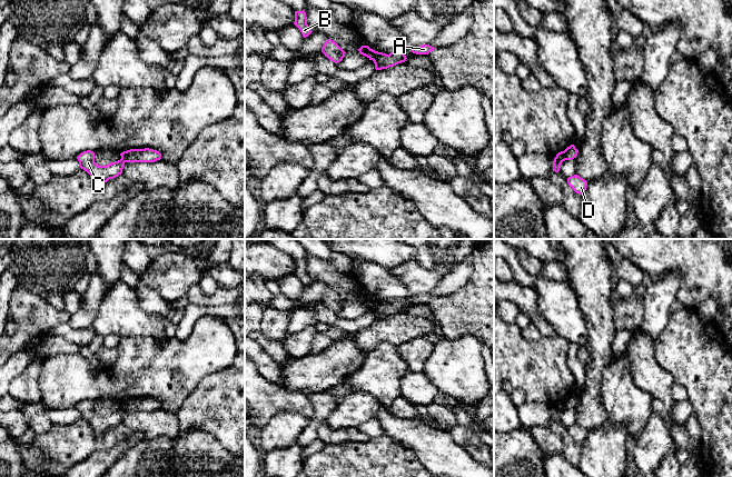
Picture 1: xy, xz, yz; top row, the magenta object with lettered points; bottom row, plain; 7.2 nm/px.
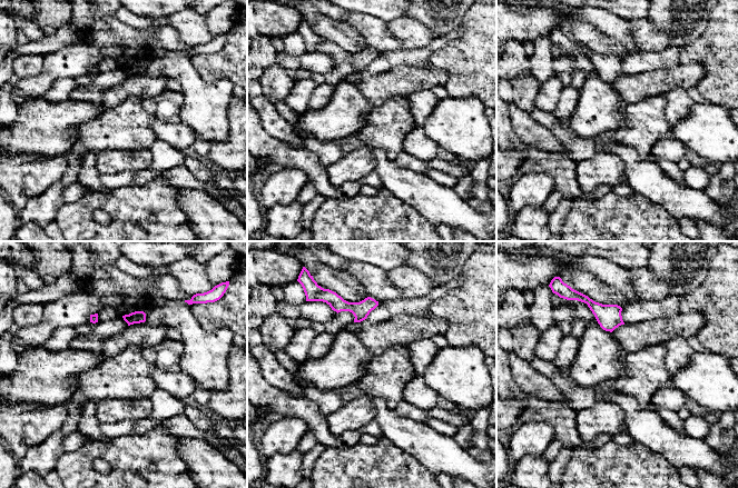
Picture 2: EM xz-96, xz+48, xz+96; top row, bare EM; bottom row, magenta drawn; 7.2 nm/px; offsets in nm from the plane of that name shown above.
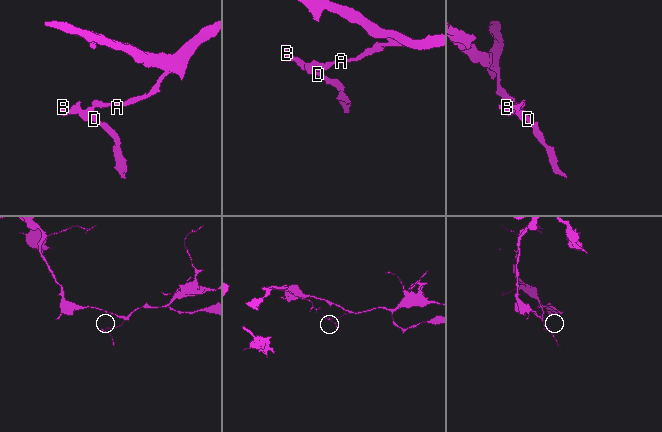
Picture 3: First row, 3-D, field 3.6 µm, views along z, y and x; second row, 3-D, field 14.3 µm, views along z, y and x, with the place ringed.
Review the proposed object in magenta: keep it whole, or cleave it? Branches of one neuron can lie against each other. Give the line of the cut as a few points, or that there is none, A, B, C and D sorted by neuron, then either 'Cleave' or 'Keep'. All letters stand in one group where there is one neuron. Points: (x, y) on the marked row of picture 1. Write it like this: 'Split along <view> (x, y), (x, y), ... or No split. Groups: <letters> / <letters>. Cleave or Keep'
Split along xz (375, 51), (371, 59). Groups: A / B C D. Cleave

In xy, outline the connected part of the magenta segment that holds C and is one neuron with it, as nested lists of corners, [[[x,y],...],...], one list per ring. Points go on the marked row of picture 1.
[[[91,150],[81,152],[77,159],[79,161],[79,167],[90,175],[98,189],[109,179],[121,175],[125,165],[125,161],[120,159],[107,166],[99,166],[95,162],[95,152]]]

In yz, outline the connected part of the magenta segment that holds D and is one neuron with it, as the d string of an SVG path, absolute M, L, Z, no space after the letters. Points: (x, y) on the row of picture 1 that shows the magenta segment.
M577 175L567 178L568 186L576 192L582 195L586 190L587 181Z

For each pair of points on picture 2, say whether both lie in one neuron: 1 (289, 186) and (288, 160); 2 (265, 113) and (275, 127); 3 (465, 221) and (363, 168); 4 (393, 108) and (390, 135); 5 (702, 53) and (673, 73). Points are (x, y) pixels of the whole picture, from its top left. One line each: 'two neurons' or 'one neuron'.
1: two neurons
2: one neuron
3: two neurons
4: one neuron
5: two neurons

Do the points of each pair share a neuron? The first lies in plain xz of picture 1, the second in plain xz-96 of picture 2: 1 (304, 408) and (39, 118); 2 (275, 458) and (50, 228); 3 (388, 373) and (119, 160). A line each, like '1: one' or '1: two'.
1: two
2: two
3: two

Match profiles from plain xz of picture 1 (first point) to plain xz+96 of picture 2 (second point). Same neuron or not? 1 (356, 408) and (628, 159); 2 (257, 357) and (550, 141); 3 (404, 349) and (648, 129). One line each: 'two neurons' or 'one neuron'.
1: two neurons
2: one neuron
3: two neurons

